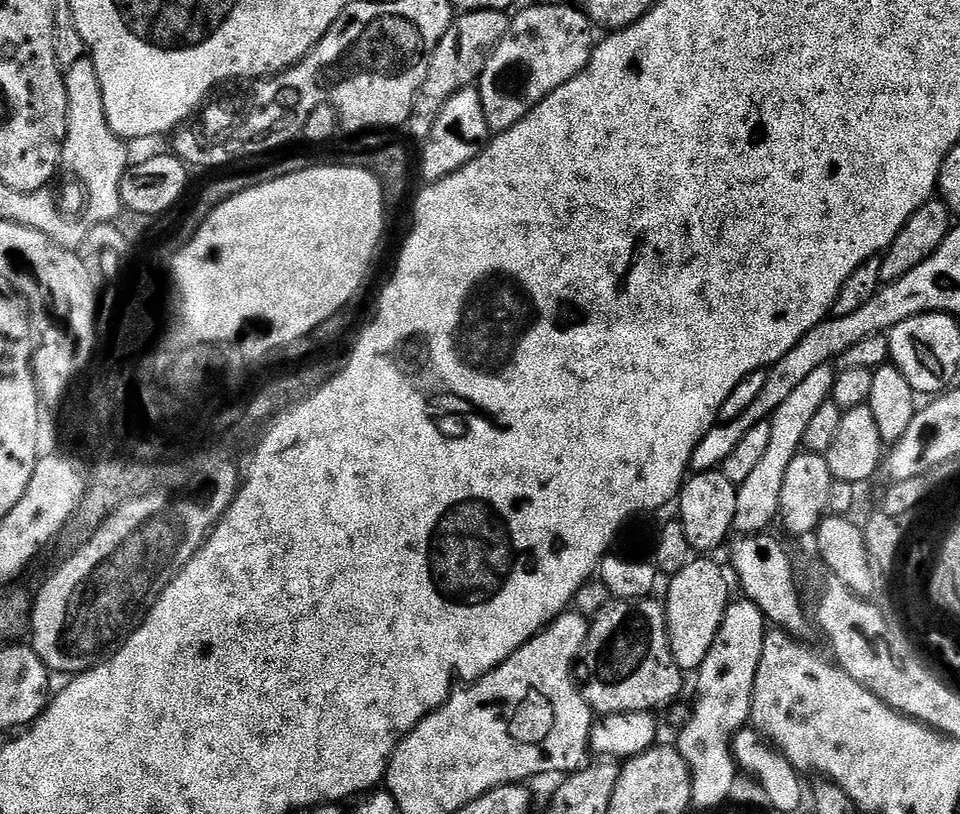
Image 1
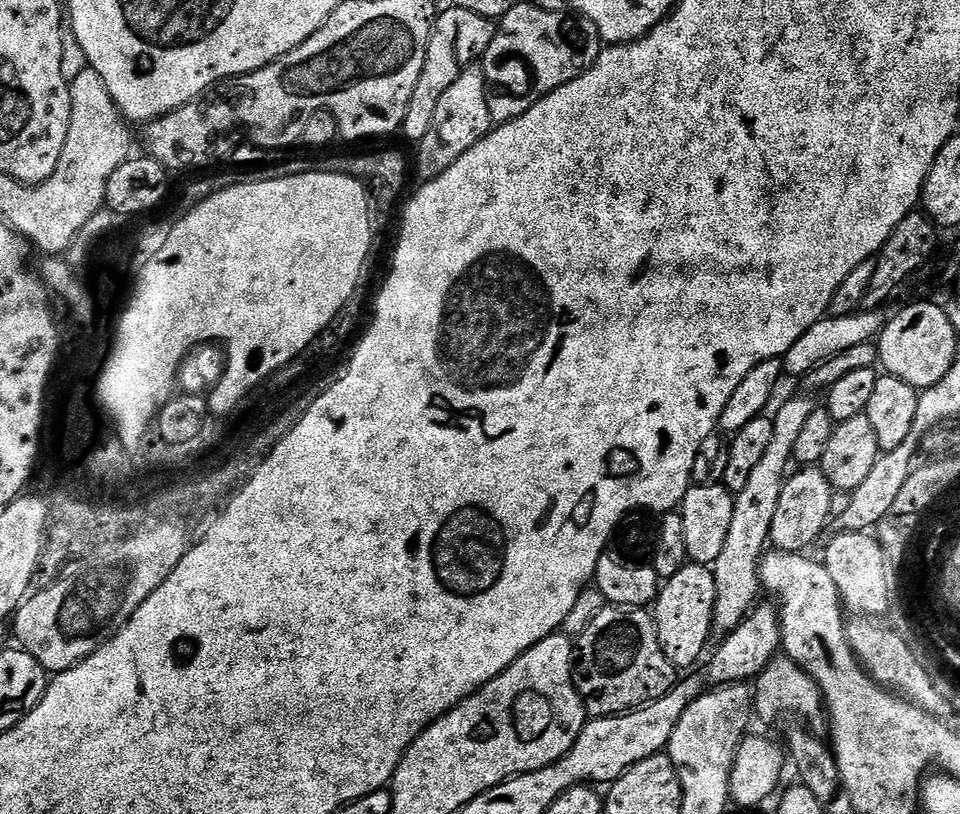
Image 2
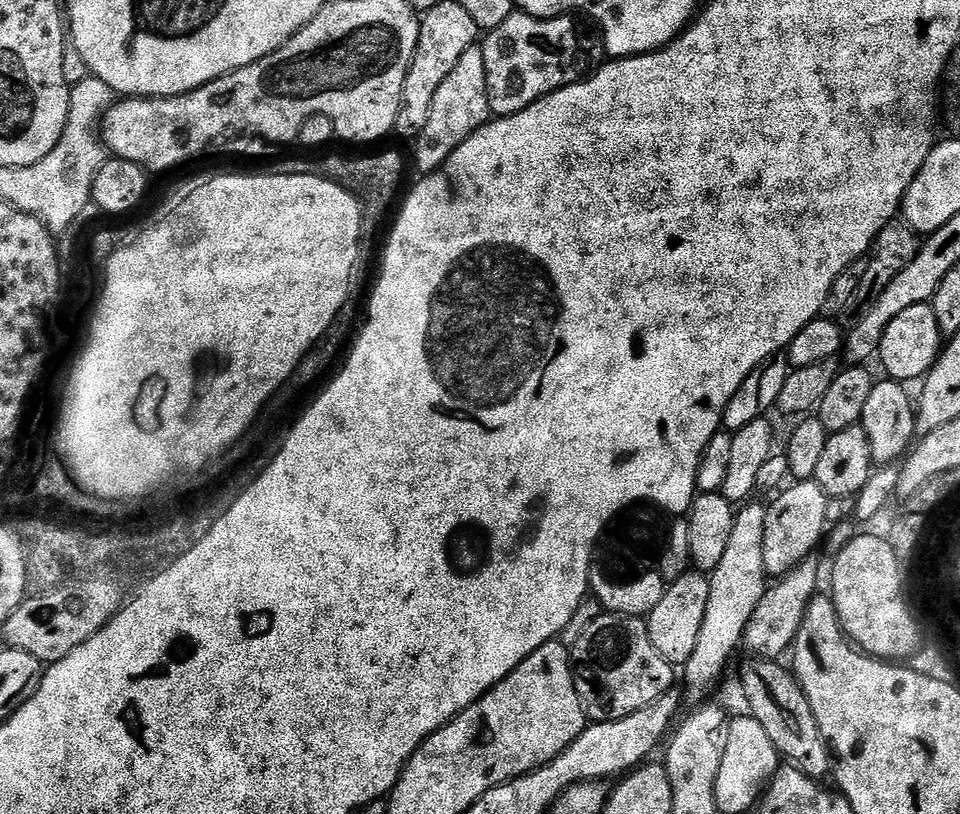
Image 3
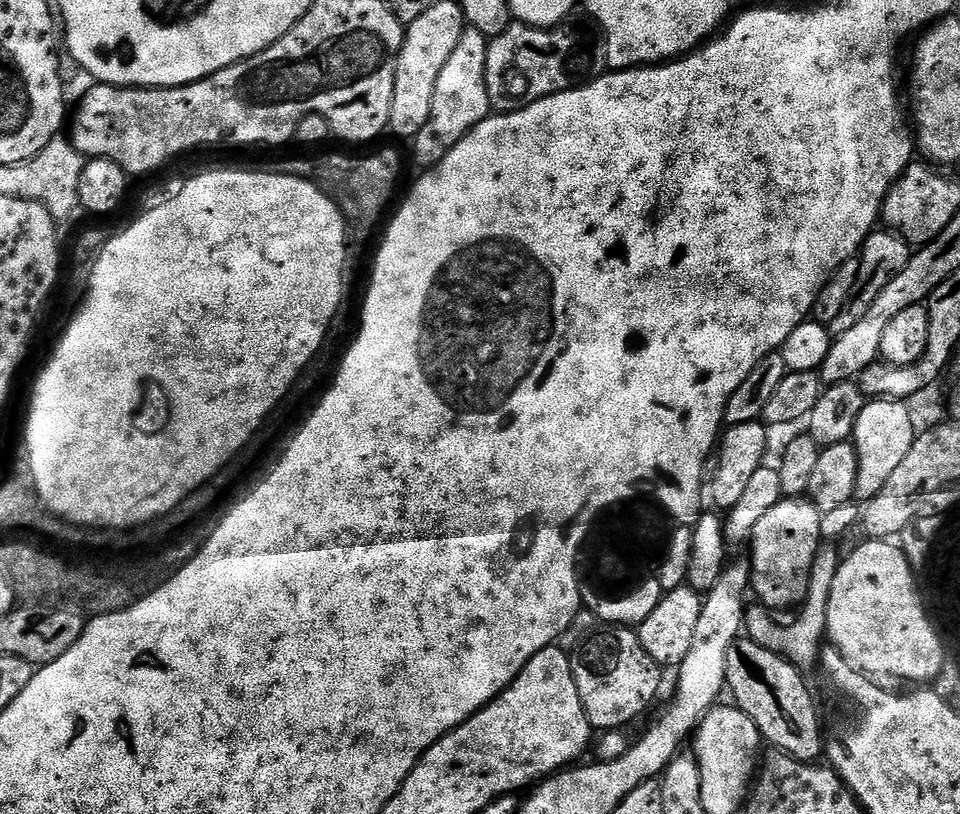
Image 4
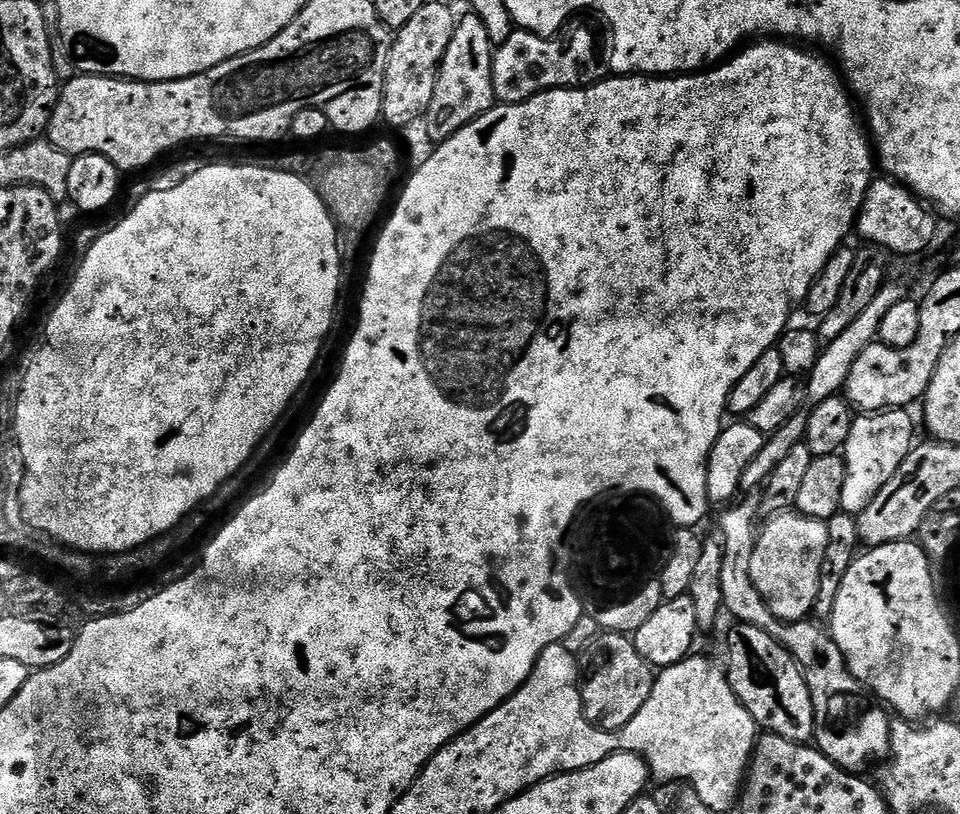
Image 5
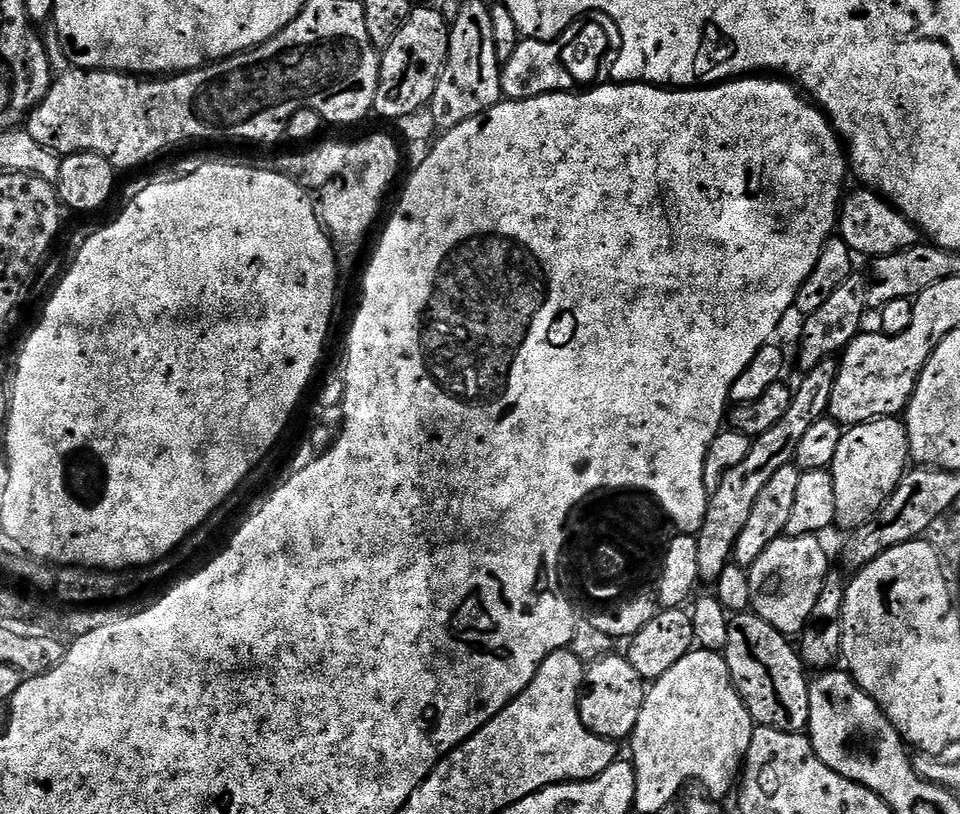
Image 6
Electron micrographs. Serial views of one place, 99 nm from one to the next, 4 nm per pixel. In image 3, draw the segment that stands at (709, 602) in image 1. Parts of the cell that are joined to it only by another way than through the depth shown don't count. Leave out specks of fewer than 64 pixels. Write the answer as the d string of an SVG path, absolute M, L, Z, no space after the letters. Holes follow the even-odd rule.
M690 570L682 578L671 581L662 594L662 602L648 613L646 623L650 642L662 658L673 666L682 666L694 654L698 633L702 631L702 618L706 618L706 602L710 600L708 576L699 570Z

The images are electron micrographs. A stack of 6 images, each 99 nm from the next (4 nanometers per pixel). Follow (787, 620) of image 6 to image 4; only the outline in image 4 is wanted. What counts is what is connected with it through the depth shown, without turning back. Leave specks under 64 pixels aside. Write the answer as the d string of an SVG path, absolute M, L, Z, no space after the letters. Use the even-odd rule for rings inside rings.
M783 498L768 510L754 526L750 539L752 556L751 591L761 605L769 610L799 605L808 590L808 579L816 552L822 545L821 513L807 498Z

